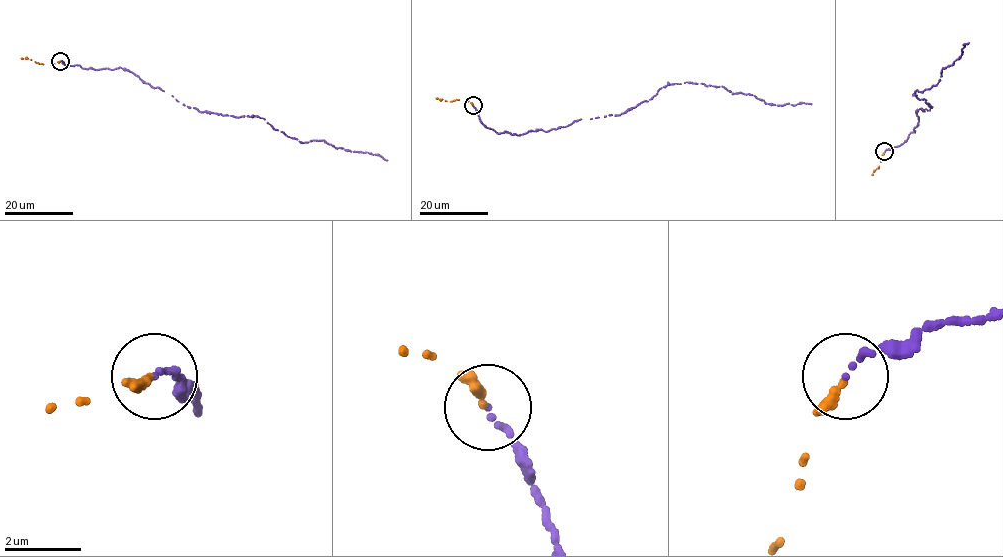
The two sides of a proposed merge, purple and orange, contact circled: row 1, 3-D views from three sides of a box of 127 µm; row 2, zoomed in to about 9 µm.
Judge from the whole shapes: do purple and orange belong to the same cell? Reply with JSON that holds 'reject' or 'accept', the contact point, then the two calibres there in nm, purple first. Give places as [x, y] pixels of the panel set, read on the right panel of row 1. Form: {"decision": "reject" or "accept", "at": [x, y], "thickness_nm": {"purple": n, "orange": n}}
{"decision": "accept", "at": [884, 151], "thickness_nm": {"purple": 140, "orange": 260}}

